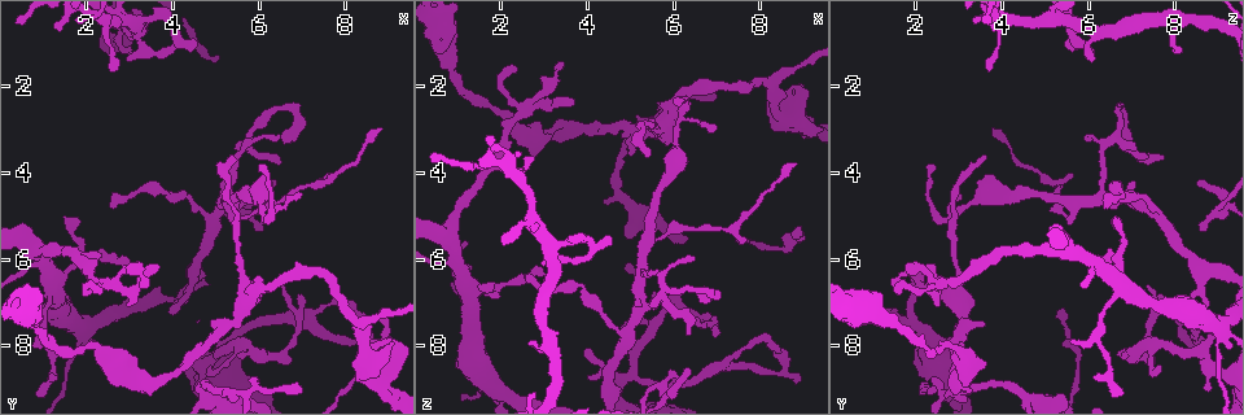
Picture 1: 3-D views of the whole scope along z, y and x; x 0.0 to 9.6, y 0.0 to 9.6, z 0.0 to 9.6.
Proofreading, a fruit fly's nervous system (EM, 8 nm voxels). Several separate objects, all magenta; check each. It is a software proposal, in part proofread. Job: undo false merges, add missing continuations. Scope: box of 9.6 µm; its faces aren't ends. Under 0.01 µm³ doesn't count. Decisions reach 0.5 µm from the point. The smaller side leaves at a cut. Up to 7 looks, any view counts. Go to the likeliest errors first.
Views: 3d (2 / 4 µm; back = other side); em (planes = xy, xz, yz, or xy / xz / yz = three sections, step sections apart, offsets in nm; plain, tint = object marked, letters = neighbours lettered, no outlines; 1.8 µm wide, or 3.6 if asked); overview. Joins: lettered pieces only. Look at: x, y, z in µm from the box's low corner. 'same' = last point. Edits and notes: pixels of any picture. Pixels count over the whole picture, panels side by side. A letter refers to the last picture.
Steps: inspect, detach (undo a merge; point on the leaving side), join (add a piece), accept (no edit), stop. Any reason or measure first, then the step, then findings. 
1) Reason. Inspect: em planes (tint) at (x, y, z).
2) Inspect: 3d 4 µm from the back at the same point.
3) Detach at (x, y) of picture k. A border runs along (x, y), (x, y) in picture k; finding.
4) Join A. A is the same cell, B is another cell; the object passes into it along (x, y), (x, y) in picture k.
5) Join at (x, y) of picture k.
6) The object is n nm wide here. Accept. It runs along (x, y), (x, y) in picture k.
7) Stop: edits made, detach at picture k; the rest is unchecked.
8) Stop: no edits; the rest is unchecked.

Inspect: em planes (letters) at (5.80, 4.95, 8.95).

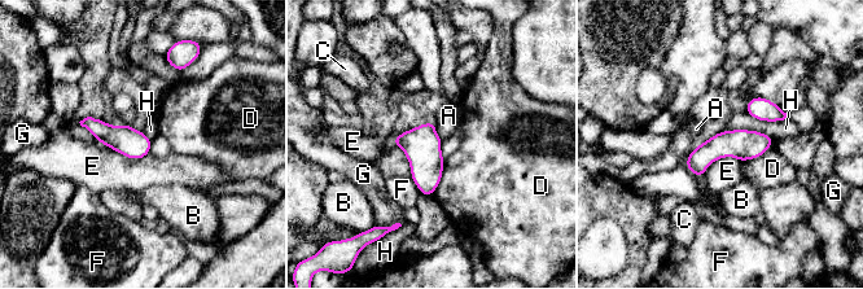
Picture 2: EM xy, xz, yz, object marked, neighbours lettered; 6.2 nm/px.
The longest contact is with H, 340 nm. Accept. A, B, C, D, E, F, G and H are other cells; a border runs along (723, 130), (758, 130), (775, 140) in picture 2; continuous, no second cell.

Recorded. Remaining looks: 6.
Free end. Inspect: em planes (letters) at (2.90, 1.35, 6.10).

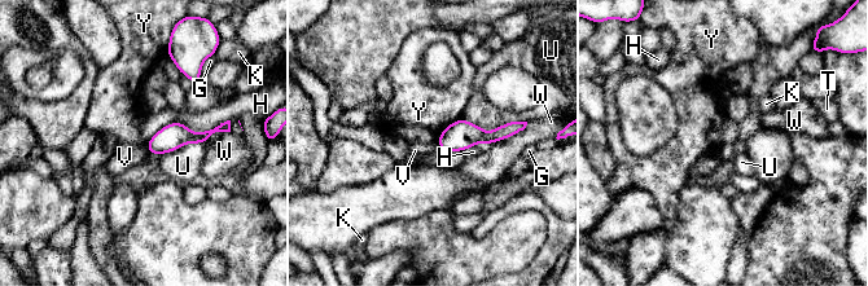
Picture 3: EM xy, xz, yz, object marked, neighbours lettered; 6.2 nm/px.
Accept. G, H, K, T, U, V, W and Y are other cells; a border runs along (145, 144), (149, 154) in picture 3; no lettered piece goes on from it.

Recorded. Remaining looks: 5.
Thin end. Inspect: em planes (letters) at (7.05, 6.85, 7.65).

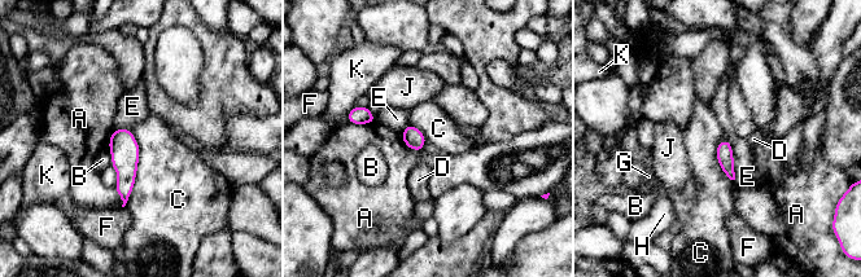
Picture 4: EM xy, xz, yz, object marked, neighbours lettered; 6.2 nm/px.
The object is 110 nm wide here. Accept. A, B, C, D, E, F, G, H, J and K are other cells; a border runs along (130, 128), (139, 163), (123, 206) in picture 4; no lettered piece goes on from it.

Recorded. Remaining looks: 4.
Stop: no edits; the rest is unchecked.

